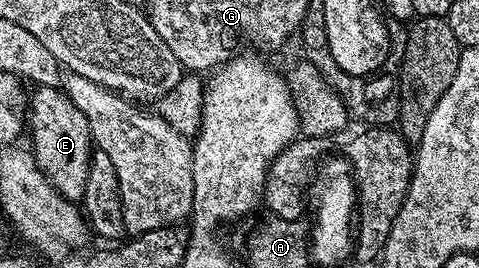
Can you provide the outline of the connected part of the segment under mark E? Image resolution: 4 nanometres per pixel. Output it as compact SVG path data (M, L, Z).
M39 85L33 91L35 93L31 92L28 97L28 137L30 133L34 140L34 162L63 197L75 203L81 202L92 156L88 121L61 88Z

